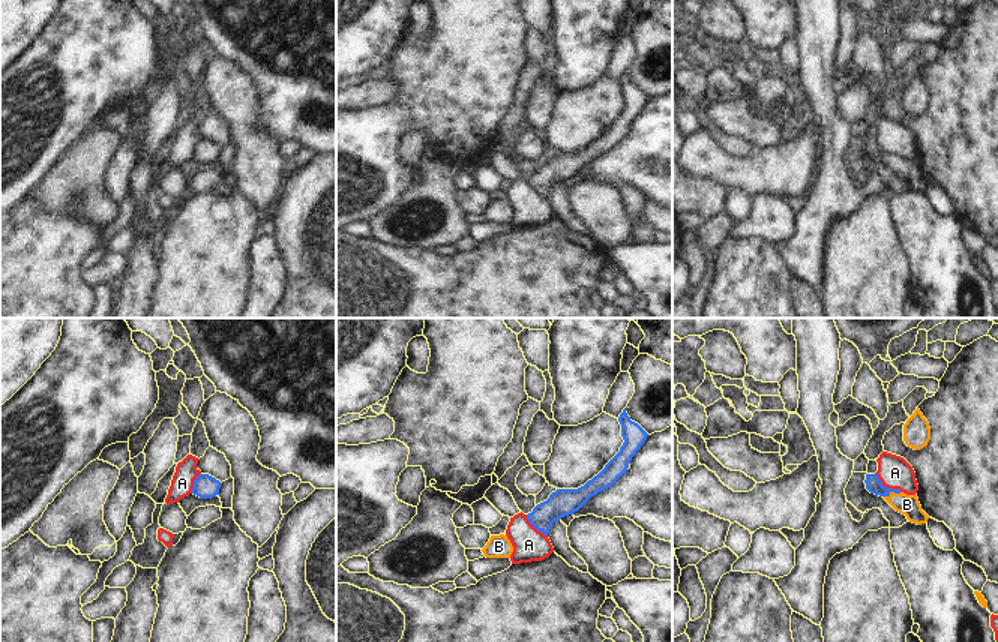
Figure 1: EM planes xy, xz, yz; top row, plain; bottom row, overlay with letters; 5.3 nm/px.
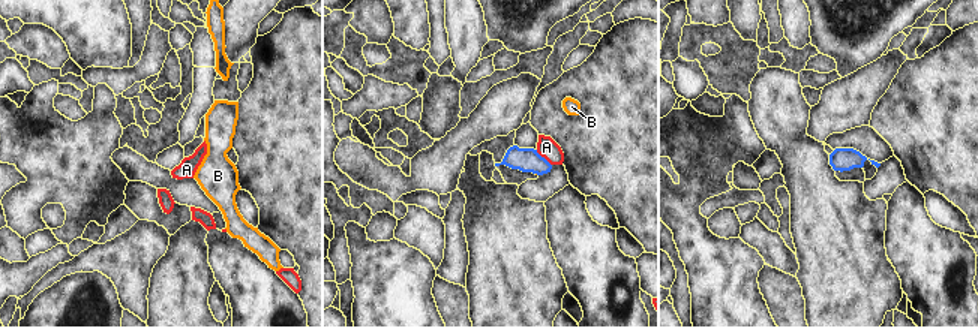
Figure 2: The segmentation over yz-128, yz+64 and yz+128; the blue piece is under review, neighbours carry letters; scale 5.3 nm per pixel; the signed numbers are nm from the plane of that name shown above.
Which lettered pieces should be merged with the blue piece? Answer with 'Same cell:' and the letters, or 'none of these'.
Same cell: B

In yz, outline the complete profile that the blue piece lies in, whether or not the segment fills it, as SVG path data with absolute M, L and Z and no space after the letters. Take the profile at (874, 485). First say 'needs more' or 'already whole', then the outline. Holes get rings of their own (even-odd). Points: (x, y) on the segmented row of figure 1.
needs more; M866 474L866 489L882 496L896 512L906 516L912 524L926 524L929 516L921 510L917 495L906 495L899 489L885 488L875 474Z

